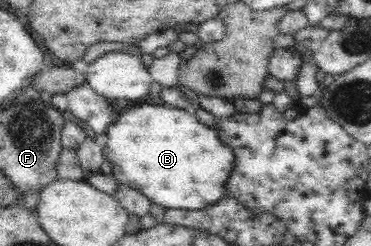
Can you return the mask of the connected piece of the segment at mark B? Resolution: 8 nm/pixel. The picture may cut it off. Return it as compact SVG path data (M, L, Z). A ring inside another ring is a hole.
M147 101L146 103L141 103L128 109L126 108L124 113L119 113L117 118L106 128L105 134L108 141L104 145L104 151L106 152L106 159L111 163L113 176L119 183L123 183L126 187L145 195L152 203L157 203L168 209L199 210L215 204L219 199L225 197L225 183L230 172L233 170L235 158L234 154L232 154L232 148L222 144L222 140L218 139L214 128L200 123L196 116L188 114L183 109L166 104L150 104Z

